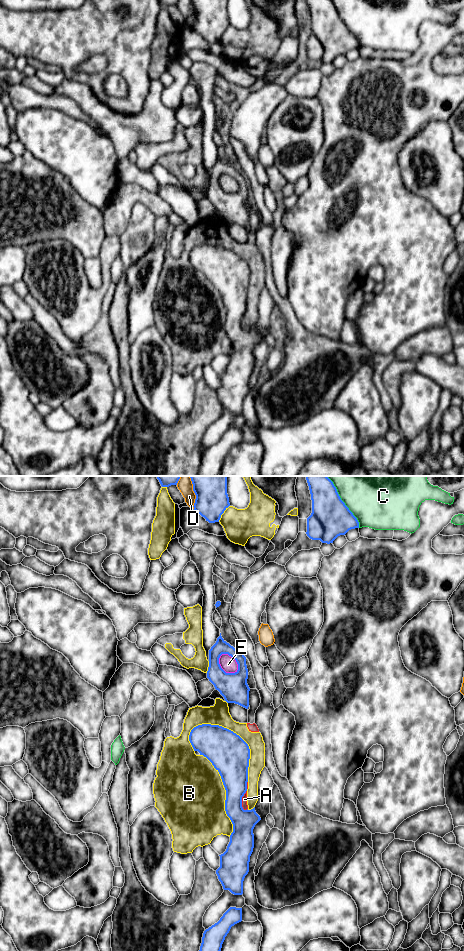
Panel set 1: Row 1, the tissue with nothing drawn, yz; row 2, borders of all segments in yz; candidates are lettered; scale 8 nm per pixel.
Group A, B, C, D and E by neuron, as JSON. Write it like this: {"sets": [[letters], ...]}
{"sets": [["A", "B", "E"], ["C"], ["D"]]}

